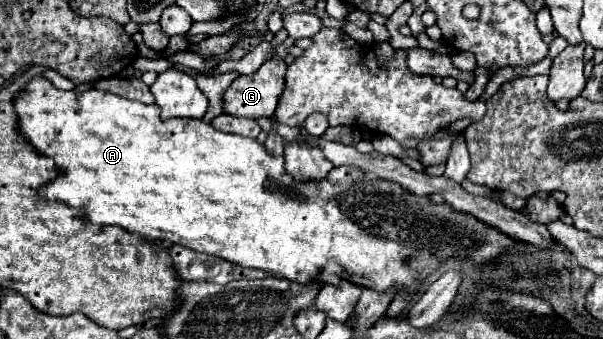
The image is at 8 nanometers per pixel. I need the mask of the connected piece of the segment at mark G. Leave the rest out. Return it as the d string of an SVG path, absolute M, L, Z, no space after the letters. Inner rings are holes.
M272 57L256 73L240 75L224 91L222 113L232 115L232 117L250 117L250 119L260 119L260 117L274 115L274 109L278 105L278 97L284 89L284 73L286 73L286 63L280 57Z

